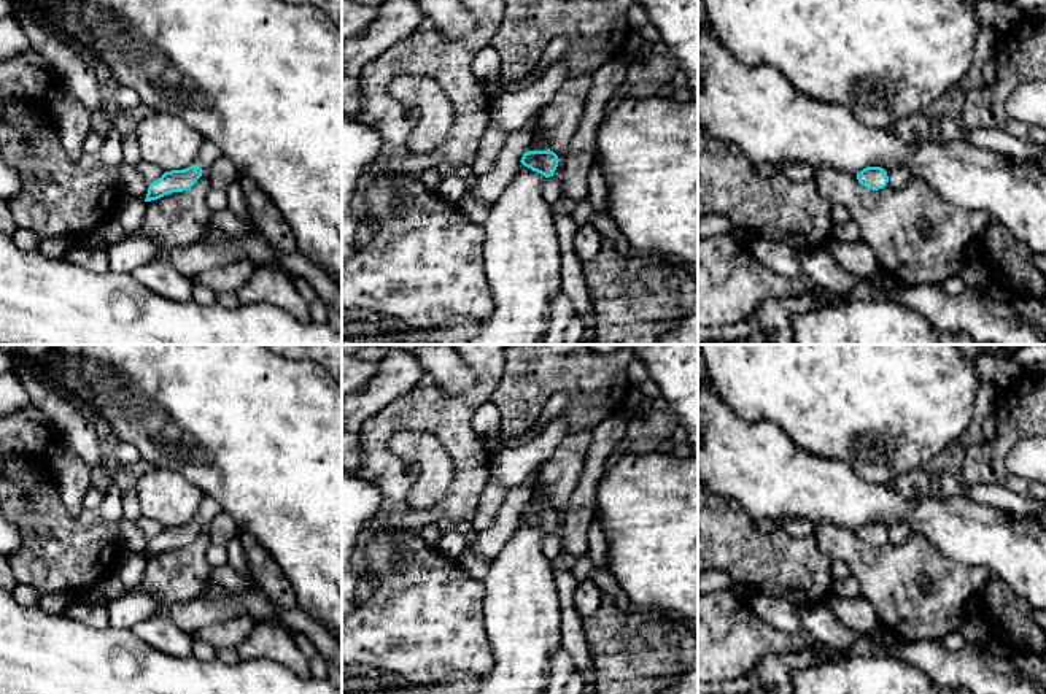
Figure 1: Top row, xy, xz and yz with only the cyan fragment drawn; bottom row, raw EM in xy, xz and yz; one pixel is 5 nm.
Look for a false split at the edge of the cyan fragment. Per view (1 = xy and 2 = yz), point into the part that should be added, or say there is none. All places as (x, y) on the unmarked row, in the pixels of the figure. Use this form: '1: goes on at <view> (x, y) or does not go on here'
1: goes on at xy (209, 508)
2: does not go on here

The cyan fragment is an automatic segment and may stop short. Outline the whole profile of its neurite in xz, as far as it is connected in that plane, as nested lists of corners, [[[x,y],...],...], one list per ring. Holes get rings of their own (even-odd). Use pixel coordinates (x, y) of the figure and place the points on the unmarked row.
[[[550,505],[528,507],[523,510],[520,518],[533,527],[544,530],[545,534],[558,532],[563,535],[563,516],[560,516],[558,511]]]

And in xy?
[[[205,495],[194,521],[184,526],[165,527],[159,535],[149,538],[145,557],[191,545],[219,511],[219,503],[213,497]]]

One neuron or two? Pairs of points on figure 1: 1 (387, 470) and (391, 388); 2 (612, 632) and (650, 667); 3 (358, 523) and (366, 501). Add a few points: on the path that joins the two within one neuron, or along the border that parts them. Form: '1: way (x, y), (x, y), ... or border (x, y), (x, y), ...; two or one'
1: border (420, 380), (406, 394), (382, 407), (361, 426); two
2: way (622, 642), (641, 658); one
3: way (358, 518), (361, 505); one

